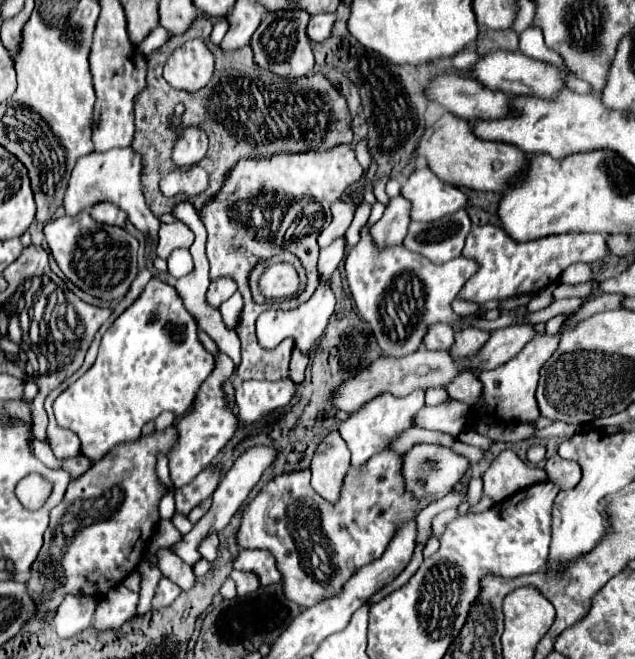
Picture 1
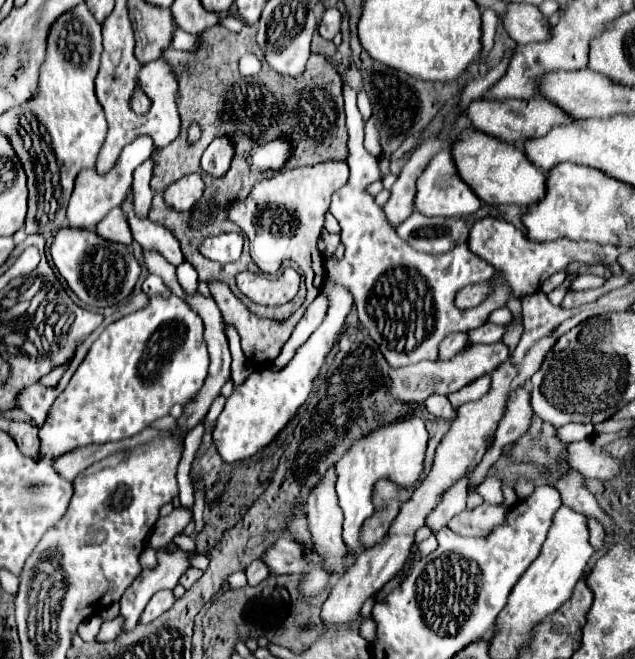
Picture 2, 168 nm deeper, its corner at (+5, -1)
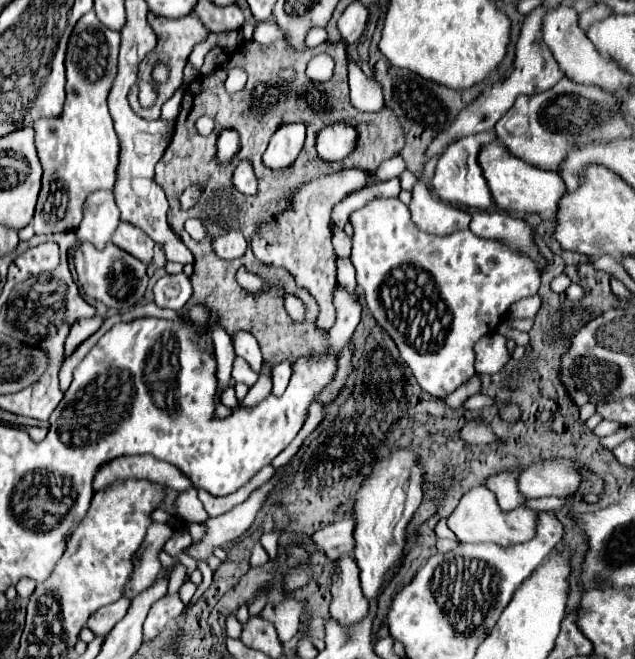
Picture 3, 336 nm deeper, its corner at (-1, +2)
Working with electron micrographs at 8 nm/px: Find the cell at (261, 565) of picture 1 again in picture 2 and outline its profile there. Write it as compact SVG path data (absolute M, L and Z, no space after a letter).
M284 534L268 552L262 556L270 566L272 574L294 574L304 572L308 566L306 550L300 542L294 540L292 534Z

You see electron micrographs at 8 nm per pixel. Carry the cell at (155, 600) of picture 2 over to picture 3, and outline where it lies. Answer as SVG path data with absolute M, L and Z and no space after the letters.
M178 593L158 599L150 607L150 613L144 621L144 639L154 639L166 625L174 623L182 615L182 611L184 611L184 603L178 597Z

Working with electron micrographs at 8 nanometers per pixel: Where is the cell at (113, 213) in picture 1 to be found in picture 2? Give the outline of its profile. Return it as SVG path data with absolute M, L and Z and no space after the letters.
M114 208L112 212L108 212L108 216L96 226L96 232L98 232L98 236L102 236L106 240L112 240L112 242L118 242L124 246L132 246L132 242L134 242L126 216L120 208Z

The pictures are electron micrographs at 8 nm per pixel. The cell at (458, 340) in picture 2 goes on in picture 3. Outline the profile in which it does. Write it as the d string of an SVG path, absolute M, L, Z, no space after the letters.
M492 331L476 341L474 355L478 373L496 373L506 365L510 351L506 349L506 339Z

